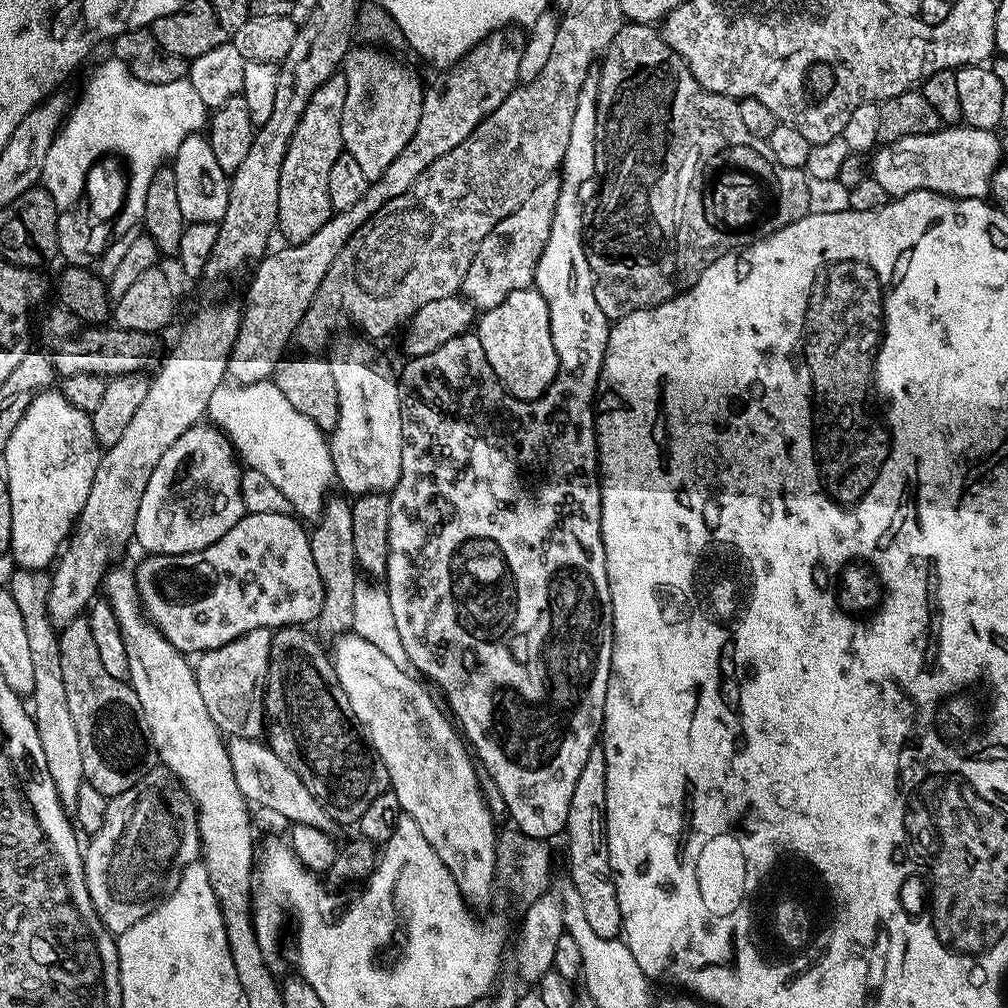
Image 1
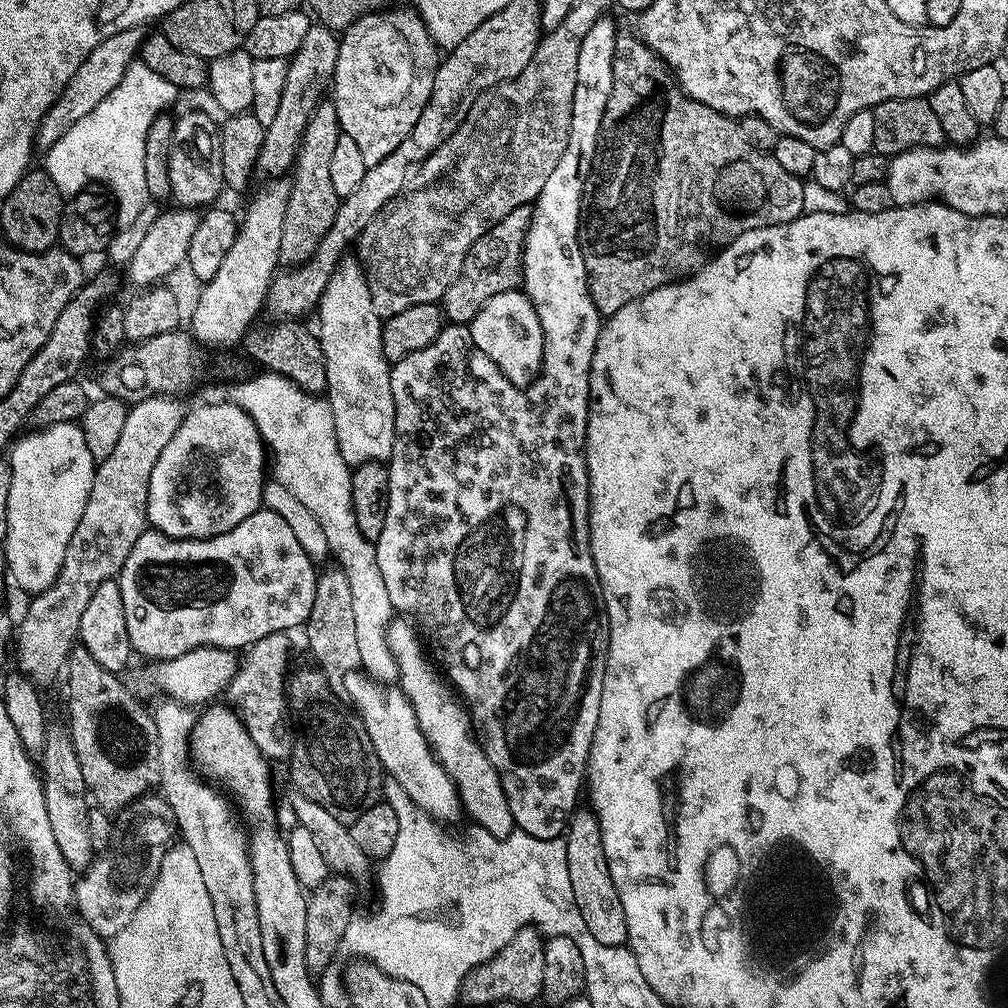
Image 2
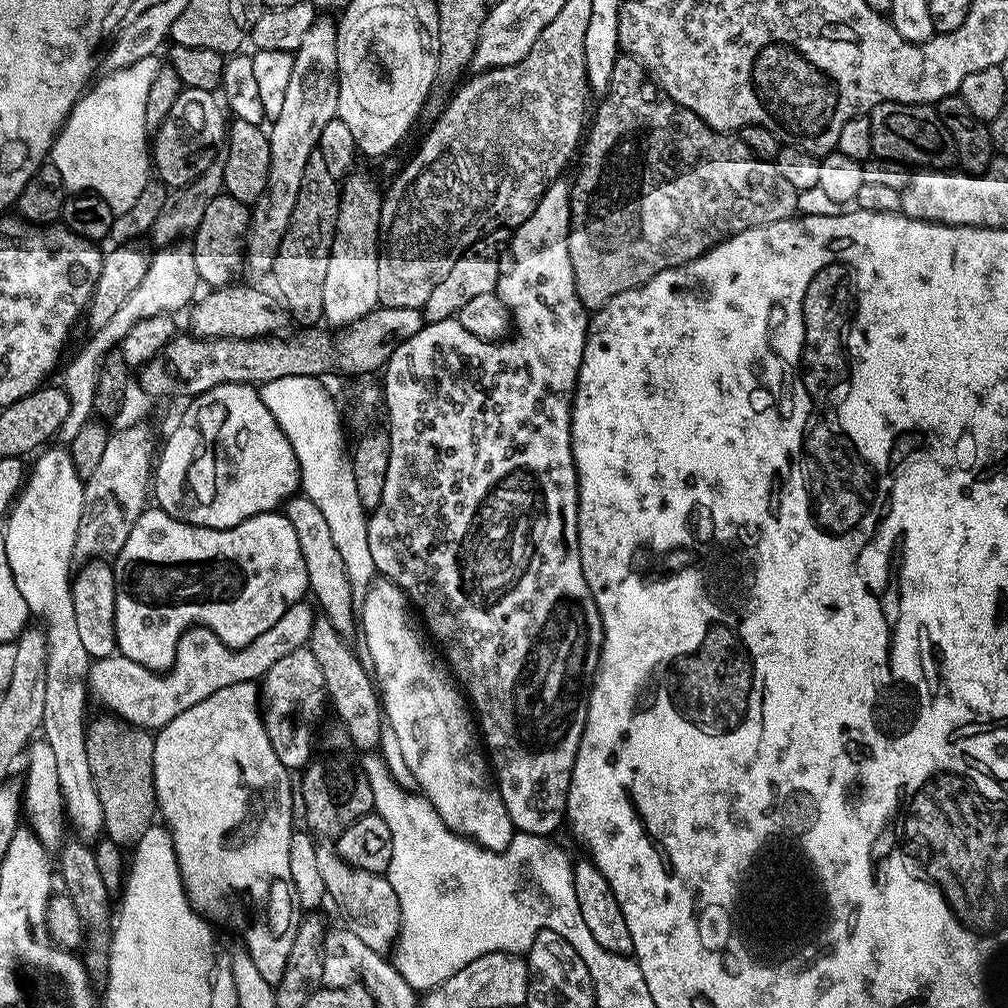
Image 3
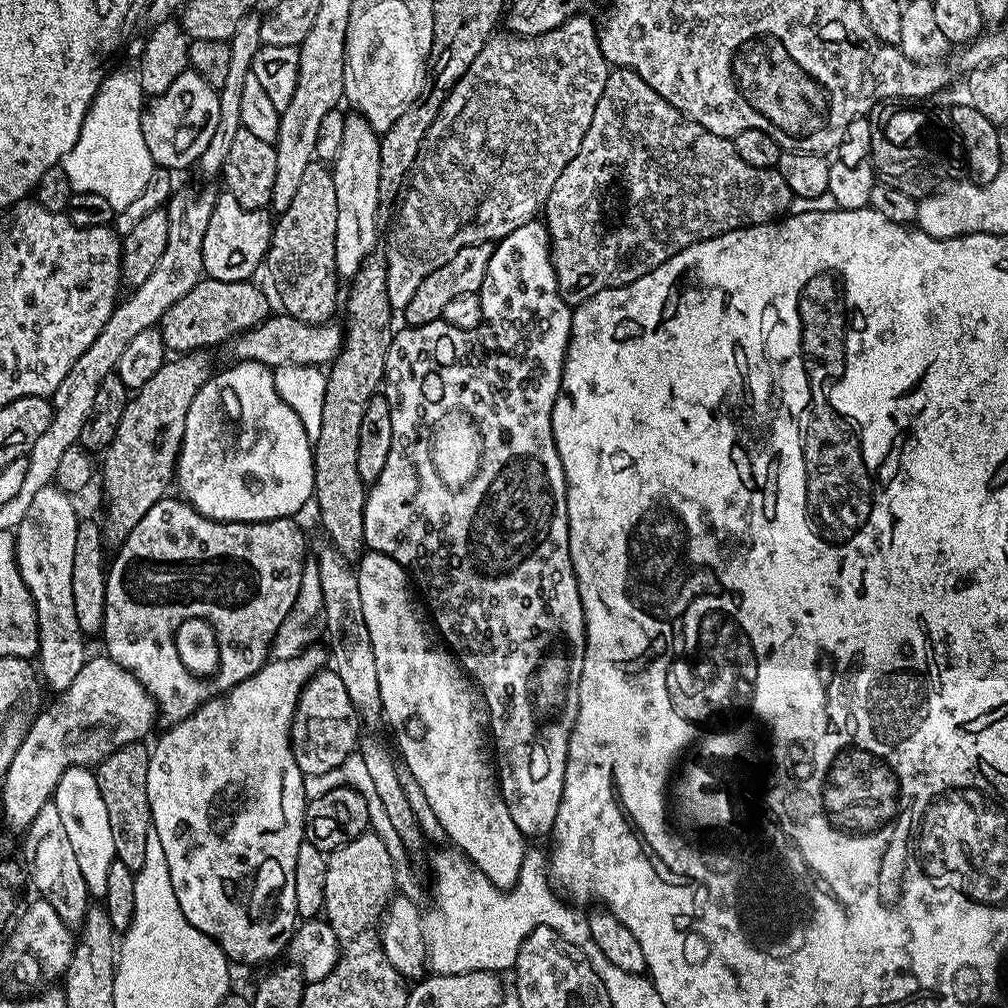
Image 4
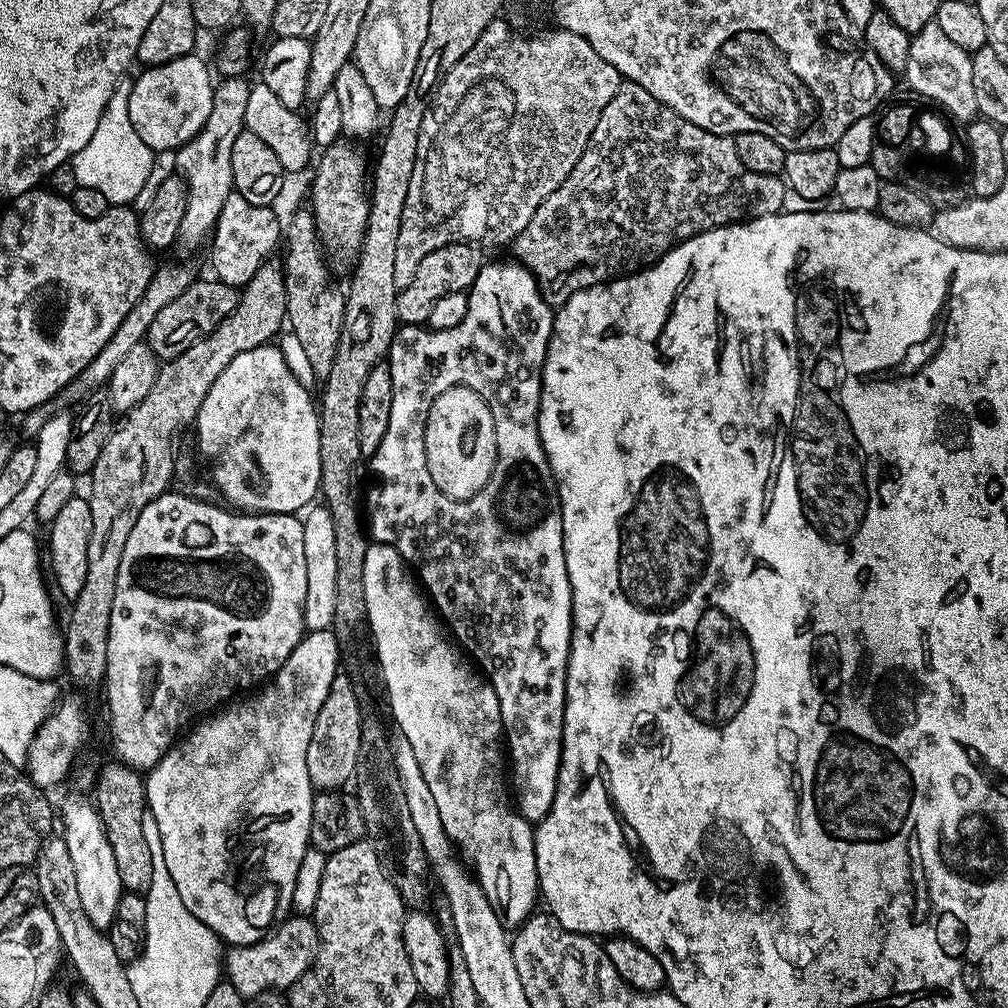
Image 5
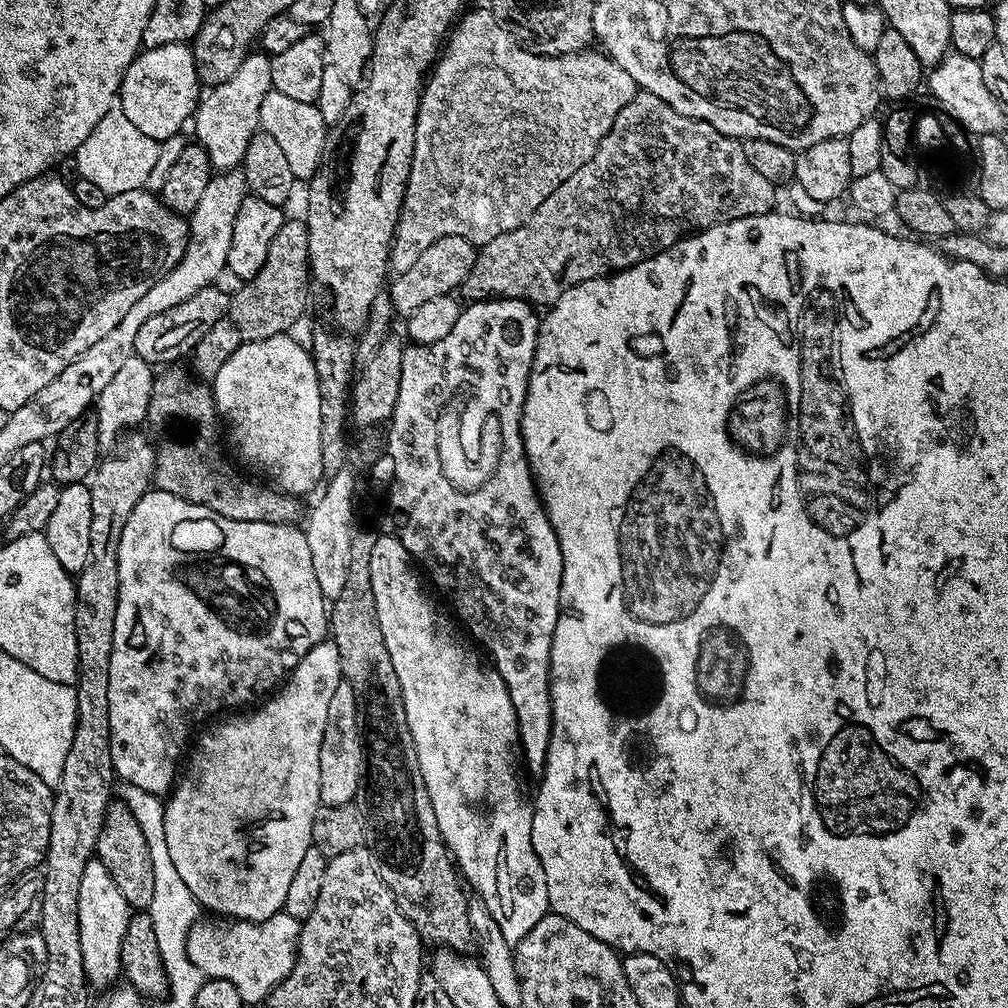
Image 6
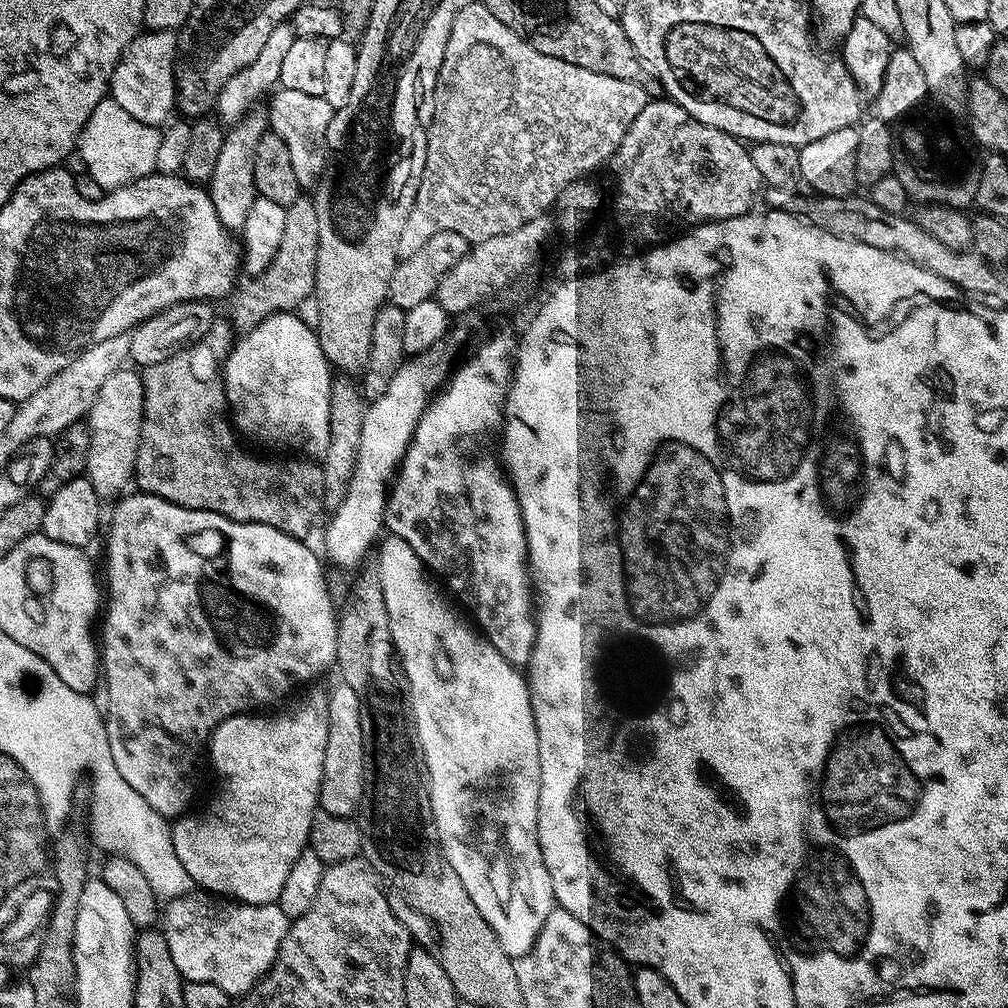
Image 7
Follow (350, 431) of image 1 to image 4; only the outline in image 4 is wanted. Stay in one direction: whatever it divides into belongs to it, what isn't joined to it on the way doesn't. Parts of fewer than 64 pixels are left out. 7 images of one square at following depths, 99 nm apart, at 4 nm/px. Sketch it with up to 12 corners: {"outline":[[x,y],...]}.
{"outline":[[345,115],[330,164],[337,277],[378,248],[380,136]]}

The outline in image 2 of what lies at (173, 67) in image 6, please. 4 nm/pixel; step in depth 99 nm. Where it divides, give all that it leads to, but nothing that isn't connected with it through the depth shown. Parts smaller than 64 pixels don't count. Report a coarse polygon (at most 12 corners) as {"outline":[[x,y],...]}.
{"outline":[[217,121],[172,126],[171,199],[197,210],[225,187]]}

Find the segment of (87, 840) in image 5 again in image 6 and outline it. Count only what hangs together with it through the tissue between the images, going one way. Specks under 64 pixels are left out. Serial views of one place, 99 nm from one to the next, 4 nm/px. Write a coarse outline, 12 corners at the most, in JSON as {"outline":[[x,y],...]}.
{"outline":[[93,858],[78,886],[89,985],[117,983],[130,909]]}

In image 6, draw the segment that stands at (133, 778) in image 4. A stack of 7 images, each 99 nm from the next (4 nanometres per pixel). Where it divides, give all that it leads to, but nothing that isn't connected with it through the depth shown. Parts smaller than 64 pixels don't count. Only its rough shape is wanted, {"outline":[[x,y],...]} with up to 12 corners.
{"outline":[[122,802],[108,805],[95,859],[129,909],[154,898],[142,828]]}

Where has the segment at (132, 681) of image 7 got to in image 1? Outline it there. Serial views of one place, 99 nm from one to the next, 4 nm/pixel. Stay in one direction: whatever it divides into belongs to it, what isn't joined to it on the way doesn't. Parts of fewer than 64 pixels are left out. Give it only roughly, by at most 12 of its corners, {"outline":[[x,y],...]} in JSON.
{"outline":[[249,512],[218,542],[134,568],[180,652],[322,608],[309,533]]}

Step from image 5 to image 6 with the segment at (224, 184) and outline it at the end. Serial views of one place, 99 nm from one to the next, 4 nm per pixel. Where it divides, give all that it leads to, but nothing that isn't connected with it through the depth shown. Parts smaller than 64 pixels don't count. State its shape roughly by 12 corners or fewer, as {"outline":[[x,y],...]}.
{"outline":[[253,50],[201,95],[195,143],[213,169],[243,165],[273,91],[272,62]]}

